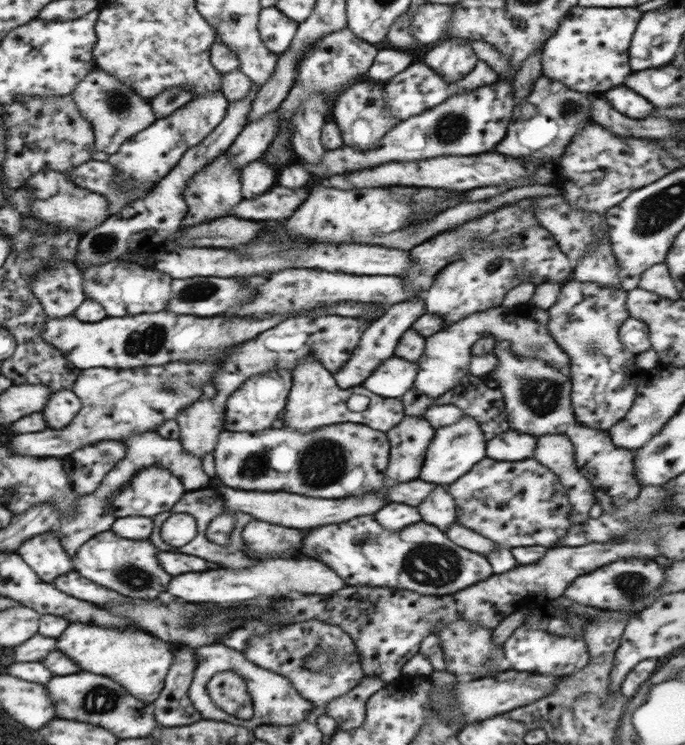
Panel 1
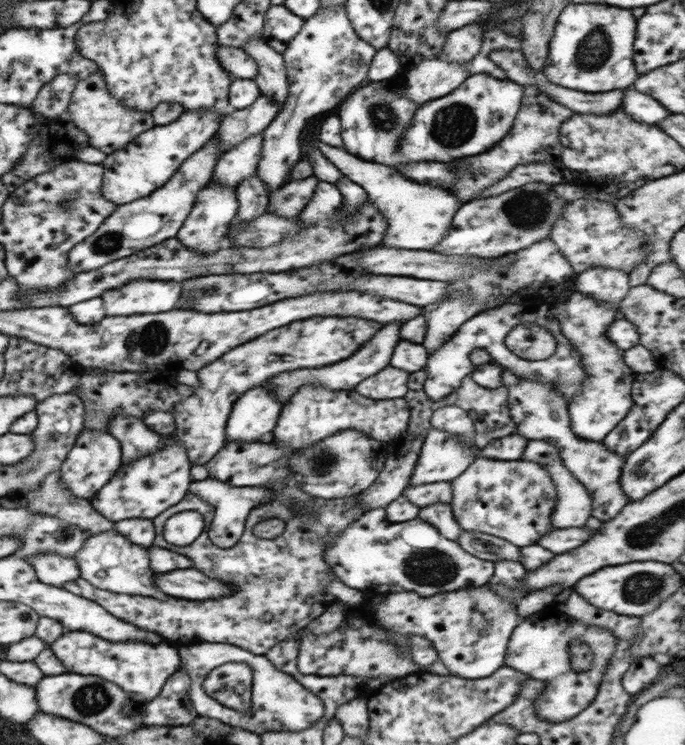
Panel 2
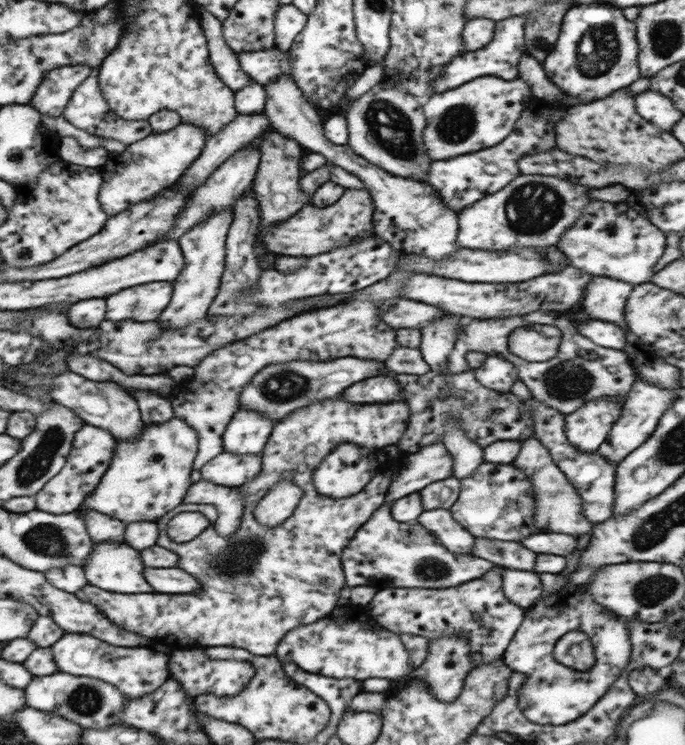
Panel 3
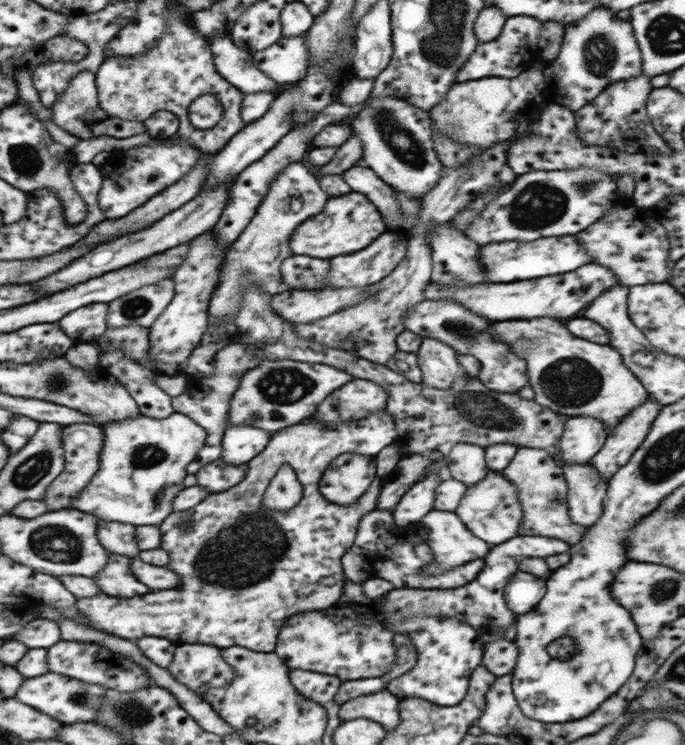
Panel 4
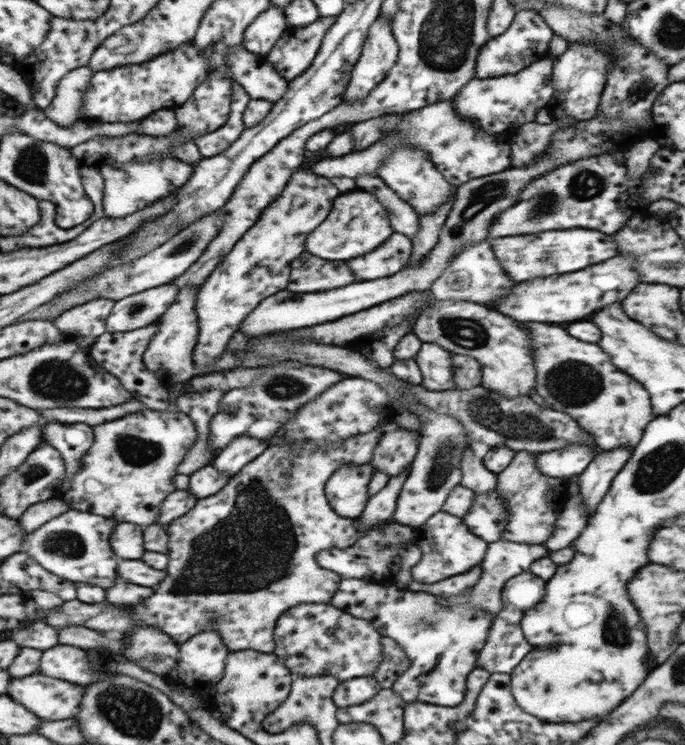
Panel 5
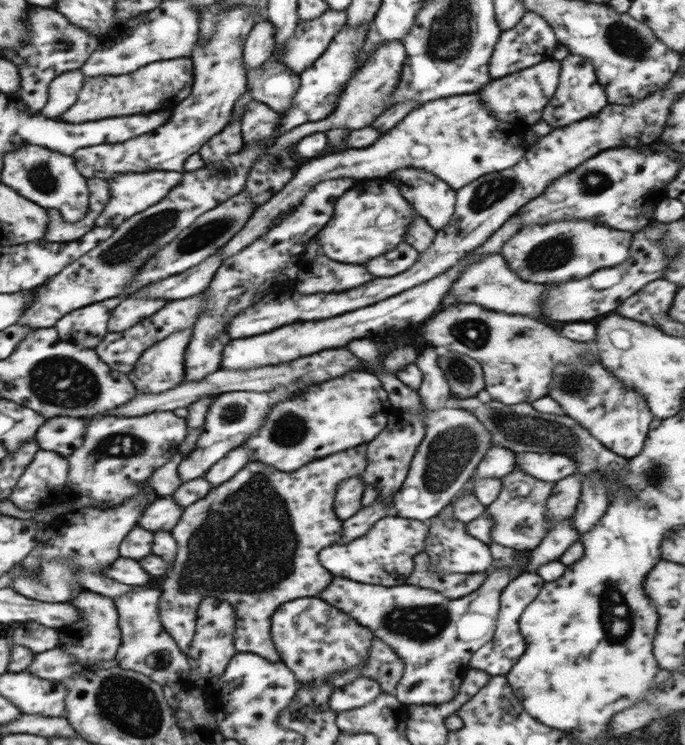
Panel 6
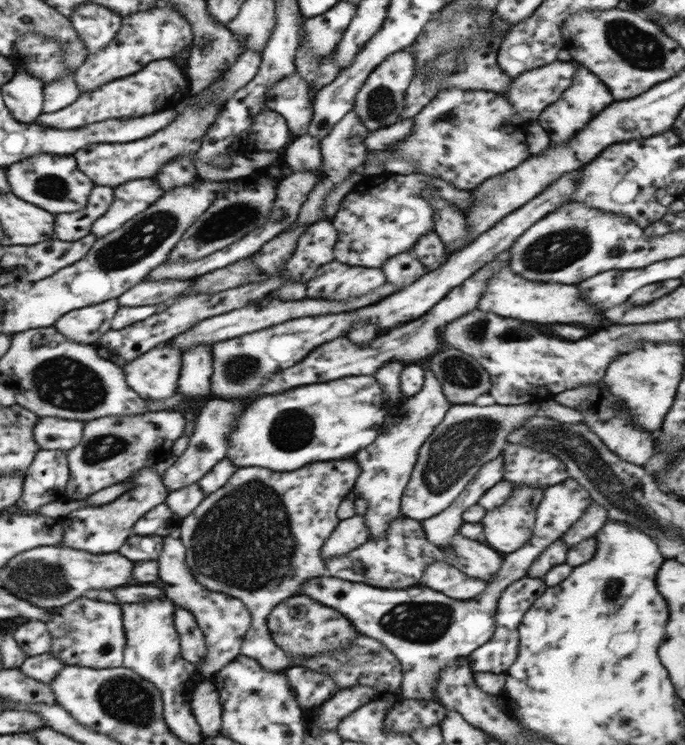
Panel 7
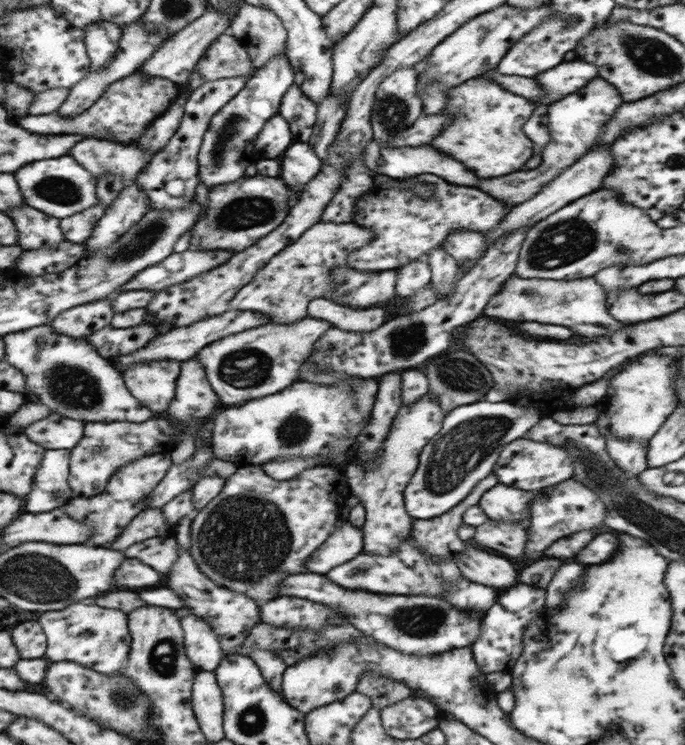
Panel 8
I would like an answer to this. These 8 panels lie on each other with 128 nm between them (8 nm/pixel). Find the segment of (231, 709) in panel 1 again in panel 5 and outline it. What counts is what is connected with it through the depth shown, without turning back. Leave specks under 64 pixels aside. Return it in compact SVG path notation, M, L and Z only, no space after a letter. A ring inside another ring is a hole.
M217 630L200 632L194 640L180 645L181 662L178 664L178 678L191 689L216 682L223 677L226 656L230 650L222 641Z

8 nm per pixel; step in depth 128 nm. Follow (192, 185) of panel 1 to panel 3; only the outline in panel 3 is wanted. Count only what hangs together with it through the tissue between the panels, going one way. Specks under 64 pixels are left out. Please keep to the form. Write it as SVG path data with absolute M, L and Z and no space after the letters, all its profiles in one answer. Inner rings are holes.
M233 208L220 210L212 216L208 216L204 222L200 222L186 230L179 238L179 247L182 249L186 264L180 275L174 279L173 299L166 310L162 311L158 322L162 328L184 328L196 320L207 316L214 300L217 299L221 286L222 274L226 264L226 240L231 222L233 221Z

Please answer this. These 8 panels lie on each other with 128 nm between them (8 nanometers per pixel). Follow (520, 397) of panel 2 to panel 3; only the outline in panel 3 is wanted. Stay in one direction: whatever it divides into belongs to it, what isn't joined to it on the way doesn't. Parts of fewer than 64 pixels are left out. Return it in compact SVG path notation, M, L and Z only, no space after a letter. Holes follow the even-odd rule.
M534 398L524 400L528 407L532 407L532 427L536 440L539 440L546 448L548 448L551 457L558 465L558 468L566 475L566 478L574 484L574 488L578 490L580 496L582 514L586 519L594 524L602 523L611 518L613 514L613 505L616 490L614 483L616 482L616 464L610 464L606 458L602 458L598 454L598 450L594 452L580 452L576 450L570 440L566 438L564 430L564 414L558 412L556 408L546 406L544 402L538 402Z

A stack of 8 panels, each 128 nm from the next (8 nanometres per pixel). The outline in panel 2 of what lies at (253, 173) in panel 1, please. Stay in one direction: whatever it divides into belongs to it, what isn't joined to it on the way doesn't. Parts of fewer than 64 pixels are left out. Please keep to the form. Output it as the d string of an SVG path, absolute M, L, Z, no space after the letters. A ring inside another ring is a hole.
M257 174L238 184L236 200L238 200L239 207L236 217L240 224L246 224L266 213L266 206L269 202L266 187L268 186L258 178Z

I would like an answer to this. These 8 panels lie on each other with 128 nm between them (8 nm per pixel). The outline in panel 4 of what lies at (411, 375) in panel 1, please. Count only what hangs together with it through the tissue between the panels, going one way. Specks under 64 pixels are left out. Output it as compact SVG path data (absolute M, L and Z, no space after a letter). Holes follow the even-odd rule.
M354 378L346 386L334 390L320 402L313 414L318 422L356 422L387 407L388 392L376 382Z

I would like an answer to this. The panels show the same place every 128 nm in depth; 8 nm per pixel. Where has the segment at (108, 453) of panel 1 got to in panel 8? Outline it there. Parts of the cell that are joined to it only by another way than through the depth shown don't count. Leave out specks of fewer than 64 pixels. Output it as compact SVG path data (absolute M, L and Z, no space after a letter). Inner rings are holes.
M49 414L32 422L24 429L24 434L45 450L73 449L82 438L84 425L82 421L60 414Z

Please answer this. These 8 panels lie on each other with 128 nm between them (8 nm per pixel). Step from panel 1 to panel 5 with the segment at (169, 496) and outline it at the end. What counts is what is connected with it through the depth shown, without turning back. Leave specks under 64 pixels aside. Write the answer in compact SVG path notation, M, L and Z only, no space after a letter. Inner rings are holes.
M145 408L138 414L96 425L93 432L94 443L86 451L86 455L82 456L82 467L68 480L62 500L70 509L94 514L98 512L122 522L134 522L142 526L157 523L161 504L176 490L172 486L172 477L178 473L178 466L181 466L182 459L186 458L186 453L194 447L194 441L198 438L193 419L178 412L156 412Z

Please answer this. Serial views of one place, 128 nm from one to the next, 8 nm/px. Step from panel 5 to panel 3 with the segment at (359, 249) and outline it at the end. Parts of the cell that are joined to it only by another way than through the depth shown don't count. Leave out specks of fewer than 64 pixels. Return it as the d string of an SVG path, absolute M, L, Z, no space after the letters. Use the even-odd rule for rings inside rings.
M364 189L346 190L344 196L324 208L316 206L304 206L288 220L274 224L270 228L264 228L257 234L257 241L262 241L268 251L278 255L291 257L310 257L318 254L326 254L334 248L346 248L352 244L362 242L364 238L372 237L374 234L374 204L368 192Z

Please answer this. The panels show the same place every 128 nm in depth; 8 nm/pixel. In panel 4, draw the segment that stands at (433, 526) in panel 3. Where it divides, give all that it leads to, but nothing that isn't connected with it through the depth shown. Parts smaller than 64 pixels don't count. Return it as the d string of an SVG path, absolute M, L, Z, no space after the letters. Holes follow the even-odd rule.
M432 510L427 516L421 520L422 524L428 528L428 538L425 541L429 544L432 554L434 554L434 566L430 565L430 572L446 572L452 568L462 567L477 560L476 558L484 558L491 549L486 541L478 539L468 528L462 523L462 520L455 512L447 512L442 510Z

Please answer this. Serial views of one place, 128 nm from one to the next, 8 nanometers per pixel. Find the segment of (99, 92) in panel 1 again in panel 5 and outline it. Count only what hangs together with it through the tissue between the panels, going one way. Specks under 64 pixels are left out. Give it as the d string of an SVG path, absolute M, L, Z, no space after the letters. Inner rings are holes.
M88 66L70 70L57 83L56 95L43 111L45 115L58 125L70 127L76 124L80 104L84 103L85 93L93 79L93 69Z

